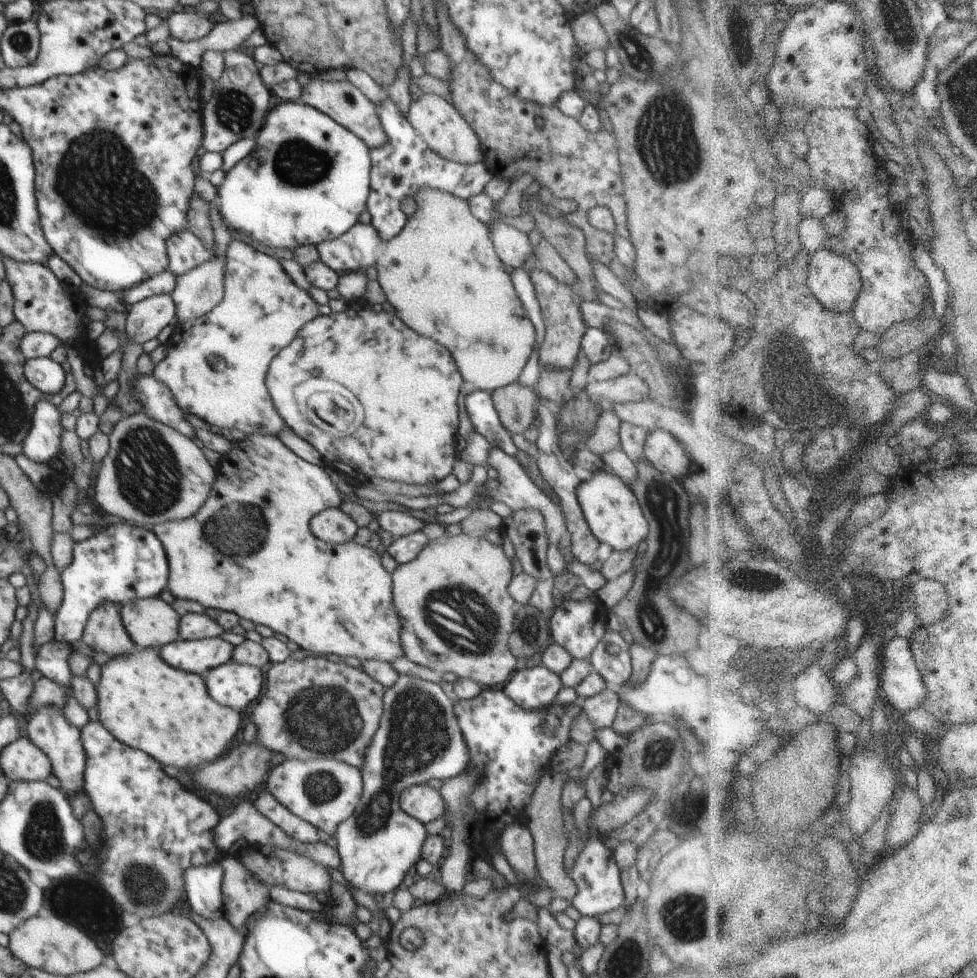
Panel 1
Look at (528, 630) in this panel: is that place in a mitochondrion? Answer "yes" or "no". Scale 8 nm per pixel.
yes

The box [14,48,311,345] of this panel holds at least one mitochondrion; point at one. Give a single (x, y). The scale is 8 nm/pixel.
(100, 182)

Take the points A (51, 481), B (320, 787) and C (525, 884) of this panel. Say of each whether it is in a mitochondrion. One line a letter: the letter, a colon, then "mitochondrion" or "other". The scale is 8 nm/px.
A: other
B: mitochondrion
C: other

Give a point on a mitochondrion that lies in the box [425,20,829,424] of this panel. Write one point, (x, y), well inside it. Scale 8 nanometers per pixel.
(665, 143)

